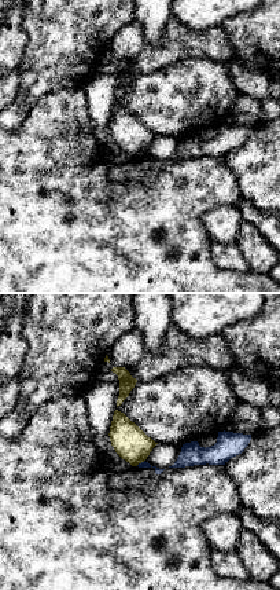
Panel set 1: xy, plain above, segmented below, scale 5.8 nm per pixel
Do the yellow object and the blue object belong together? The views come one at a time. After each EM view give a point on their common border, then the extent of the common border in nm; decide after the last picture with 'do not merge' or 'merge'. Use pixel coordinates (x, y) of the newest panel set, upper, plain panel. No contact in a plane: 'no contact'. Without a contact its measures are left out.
(140, 154) | 70 nm

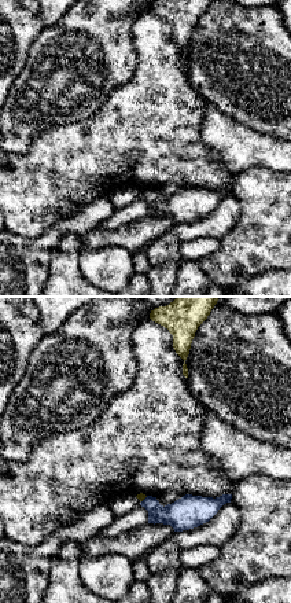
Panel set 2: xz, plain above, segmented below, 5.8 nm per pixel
(144, 190) | 50 nm

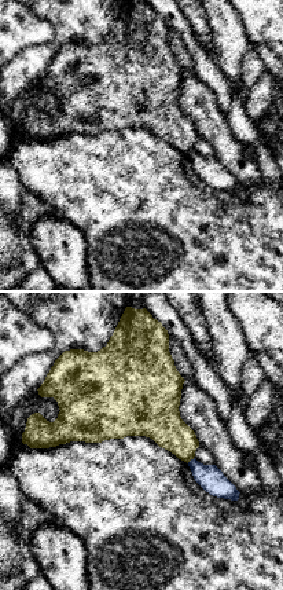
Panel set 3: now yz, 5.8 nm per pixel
(190, 151) | 50 nm

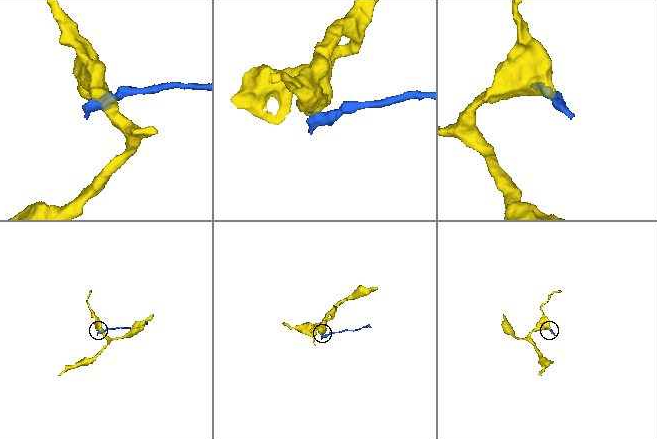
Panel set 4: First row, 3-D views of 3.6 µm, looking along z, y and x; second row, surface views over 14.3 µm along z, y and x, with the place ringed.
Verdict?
do not merge

